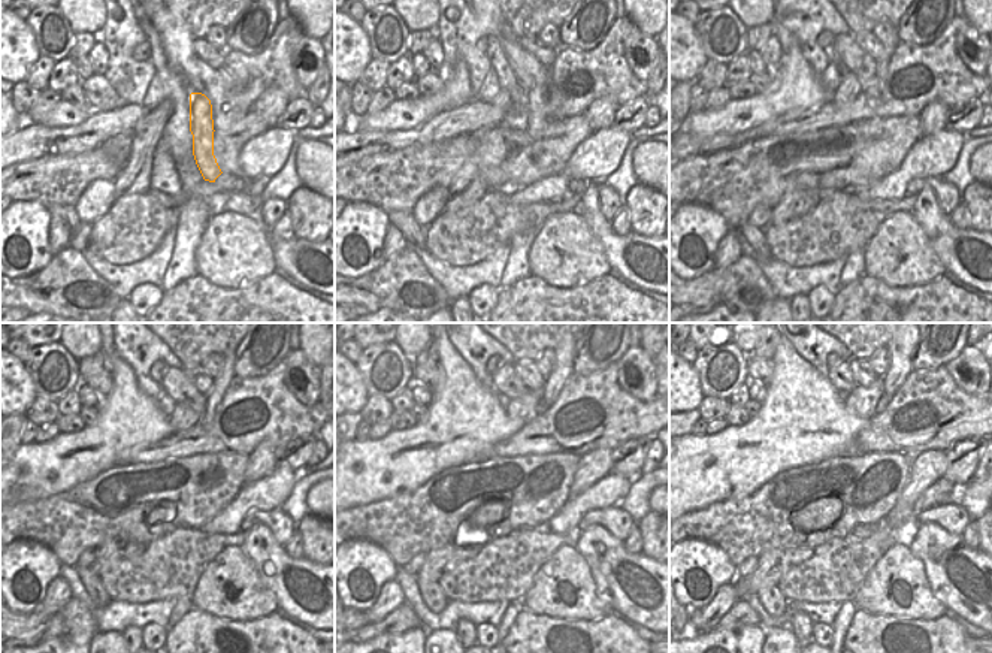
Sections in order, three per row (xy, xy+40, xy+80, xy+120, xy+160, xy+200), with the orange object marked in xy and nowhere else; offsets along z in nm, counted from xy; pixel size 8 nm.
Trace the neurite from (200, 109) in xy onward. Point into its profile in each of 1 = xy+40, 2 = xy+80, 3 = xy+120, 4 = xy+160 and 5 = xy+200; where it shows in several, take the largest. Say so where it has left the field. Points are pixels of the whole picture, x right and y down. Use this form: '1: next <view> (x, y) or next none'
1: next xy+40 (537, 117)
2: next xy+80 (882, 65)
3: next xy+120 (221, 381)
4: next xy+160 (562, 371)
5: next xy+200 (901, 353)

